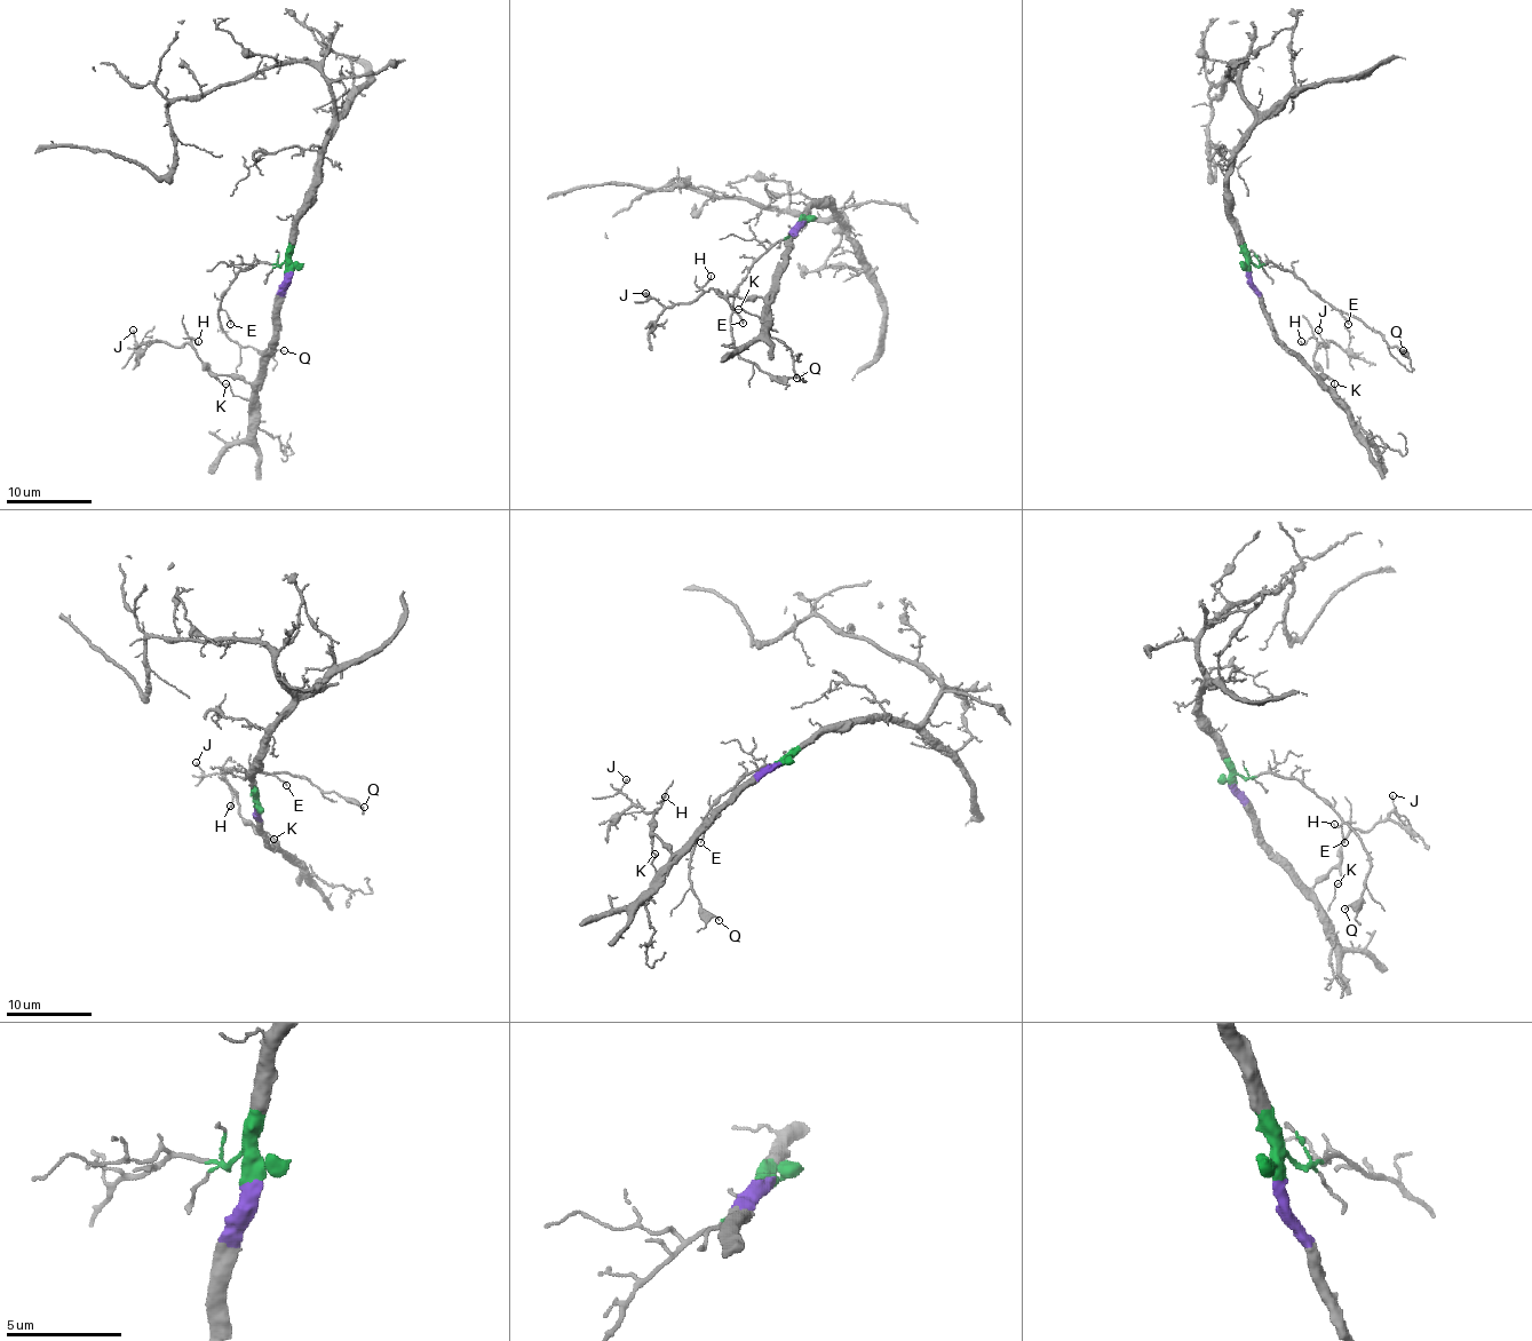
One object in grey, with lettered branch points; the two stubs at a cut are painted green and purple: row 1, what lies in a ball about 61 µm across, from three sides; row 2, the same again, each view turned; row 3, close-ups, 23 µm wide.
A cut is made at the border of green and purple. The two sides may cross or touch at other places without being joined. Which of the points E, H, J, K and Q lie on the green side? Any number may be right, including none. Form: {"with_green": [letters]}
{"with_green": ["E", "Q"]}

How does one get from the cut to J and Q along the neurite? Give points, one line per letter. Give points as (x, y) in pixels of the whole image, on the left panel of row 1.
J: (288, 271), (274, 354), (252, 381), (214, 374), (185, 342), (175, 347), (139, 344), (132, 330)
Q: (288, 271), (285, 263), (254, 263), (241, 269), (217, 310), (222, 330), (231, 339), (261, 351), (285, 351)

